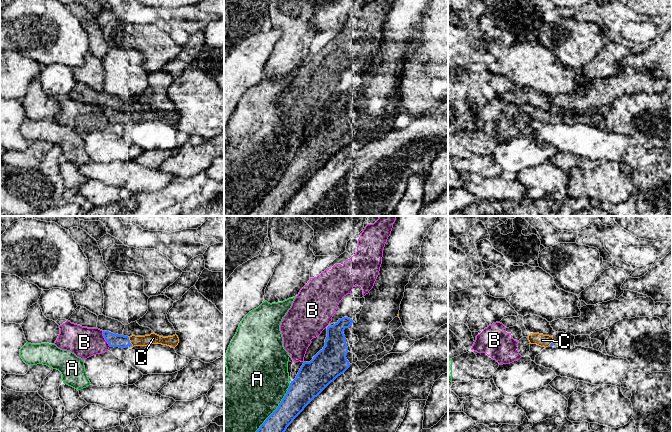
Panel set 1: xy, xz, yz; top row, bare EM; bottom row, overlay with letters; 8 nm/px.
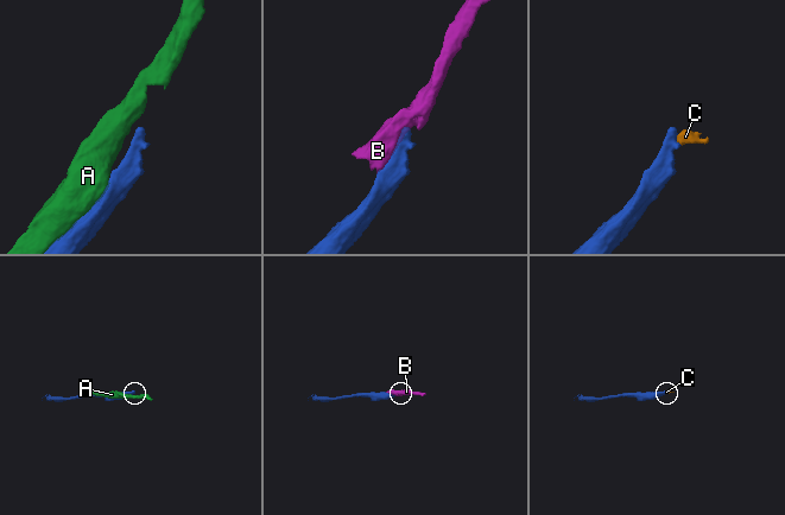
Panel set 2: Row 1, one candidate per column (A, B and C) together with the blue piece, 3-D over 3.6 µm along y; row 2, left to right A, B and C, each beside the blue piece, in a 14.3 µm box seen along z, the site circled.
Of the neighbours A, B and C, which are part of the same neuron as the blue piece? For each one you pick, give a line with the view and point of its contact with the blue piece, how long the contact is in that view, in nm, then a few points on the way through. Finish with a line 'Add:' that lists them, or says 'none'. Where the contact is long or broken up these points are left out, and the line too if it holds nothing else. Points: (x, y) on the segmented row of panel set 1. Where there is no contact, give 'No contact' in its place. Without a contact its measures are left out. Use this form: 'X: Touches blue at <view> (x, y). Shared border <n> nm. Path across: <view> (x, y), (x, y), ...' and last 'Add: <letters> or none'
C: Touches blue at xy (129, 341). Shared border 80 nm
Add: C

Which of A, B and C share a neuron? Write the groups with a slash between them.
A / B / C

